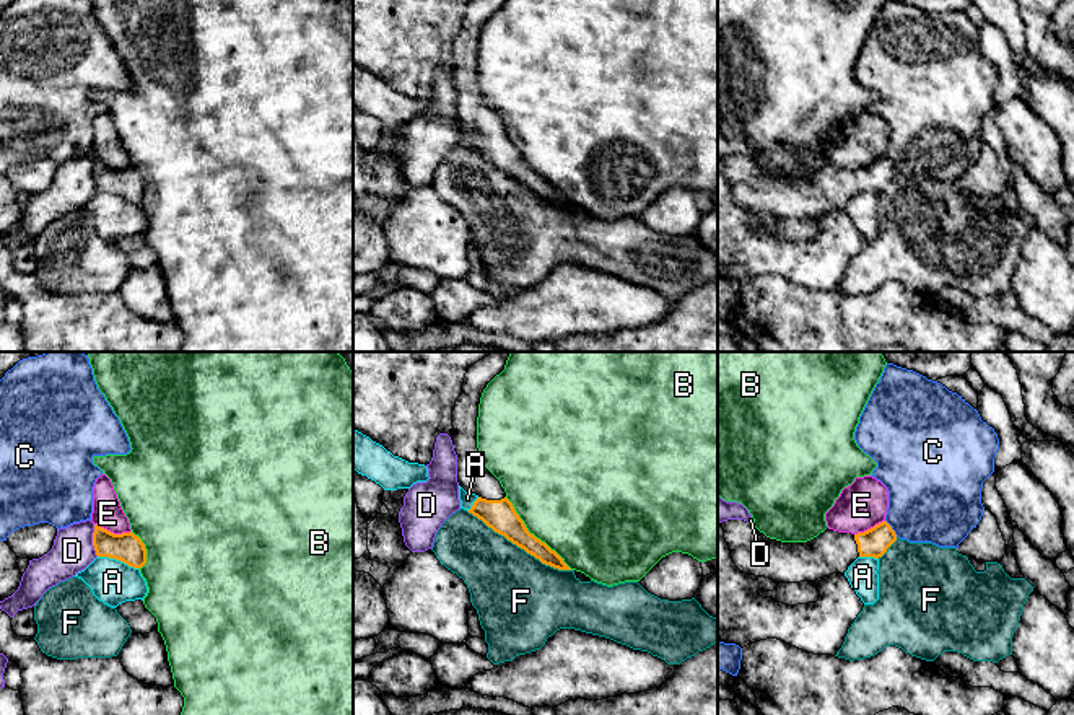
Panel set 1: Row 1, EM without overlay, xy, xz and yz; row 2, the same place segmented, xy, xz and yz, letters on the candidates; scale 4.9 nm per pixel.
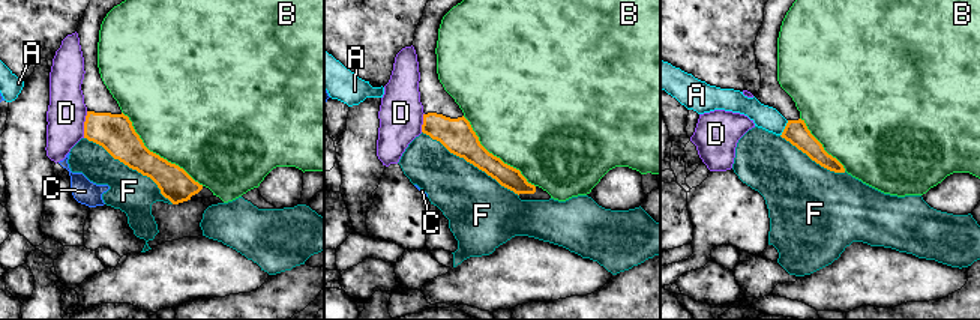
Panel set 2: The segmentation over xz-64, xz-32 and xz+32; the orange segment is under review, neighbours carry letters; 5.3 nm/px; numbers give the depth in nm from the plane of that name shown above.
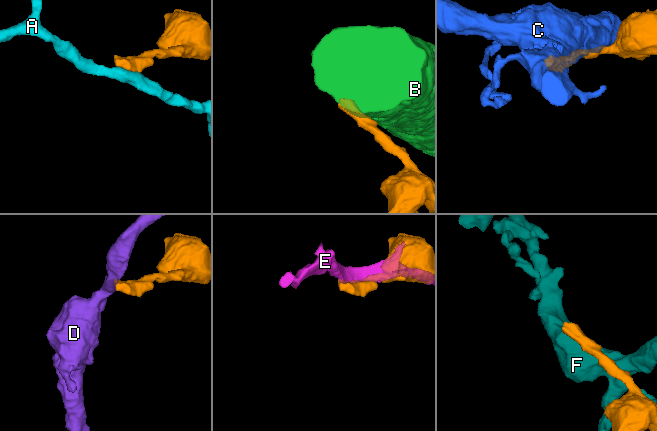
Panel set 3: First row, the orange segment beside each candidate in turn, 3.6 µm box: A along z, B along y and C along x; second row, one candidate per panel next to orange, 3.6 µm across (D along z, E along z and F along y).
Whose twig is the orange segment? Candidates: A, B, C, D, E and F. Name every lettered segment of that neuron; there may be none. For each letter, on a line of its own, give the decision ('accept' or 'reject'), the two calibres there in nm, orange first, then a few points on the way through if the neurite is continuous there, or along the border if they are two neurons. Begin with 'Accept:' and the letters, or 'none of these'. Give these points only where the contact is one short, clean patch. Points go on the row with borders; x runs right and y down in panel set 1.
Accept: none of these
A: reject | 150/220 nm | along xy (98, 556), (119, 559), (137, 569)
B: reject | 160/500 nm
C: reject | 140/440 nm
D: reject | 150/200 nm | along xy (93, 525), (93, 549), (98, 556)
E: reject | 150/150 nm
F: reject | 160/420 nm

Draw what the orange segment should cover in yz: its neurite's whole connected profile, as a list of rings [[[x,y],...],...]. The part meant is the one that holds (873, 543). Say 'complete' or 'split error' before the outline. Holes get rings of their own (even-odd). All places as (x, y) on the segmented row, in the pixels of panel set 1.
split error | [[[727,520],[719,524],[736,567],[747,575],[765,577],[776,583],[845,575],[858,557],[879,559],[897,541],[887,521],[858,534],[827,528],[807,542],[770,539],[744,520]]]

